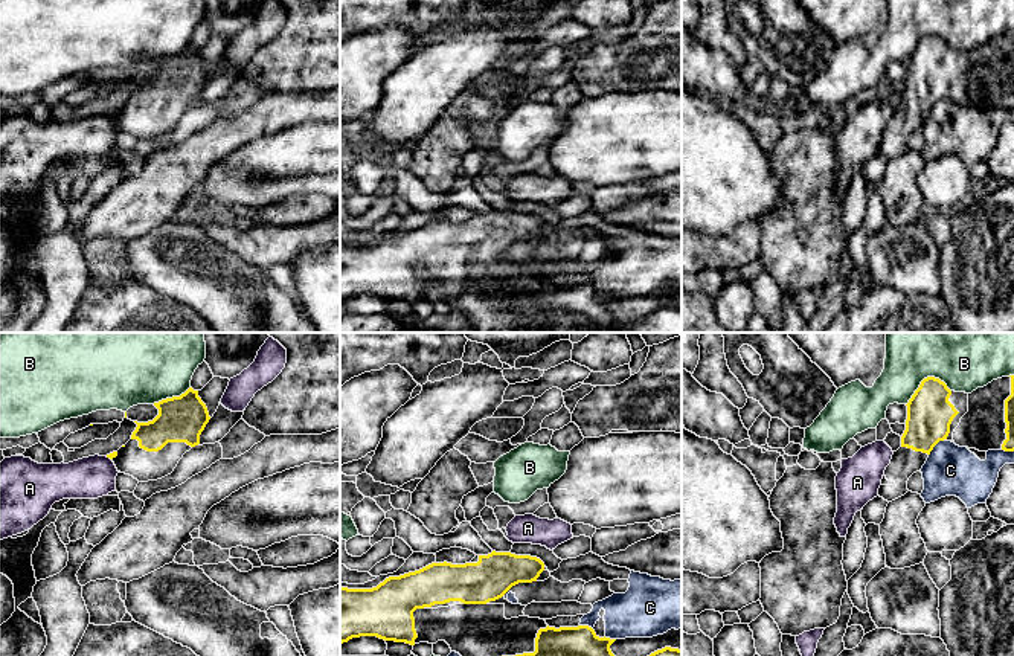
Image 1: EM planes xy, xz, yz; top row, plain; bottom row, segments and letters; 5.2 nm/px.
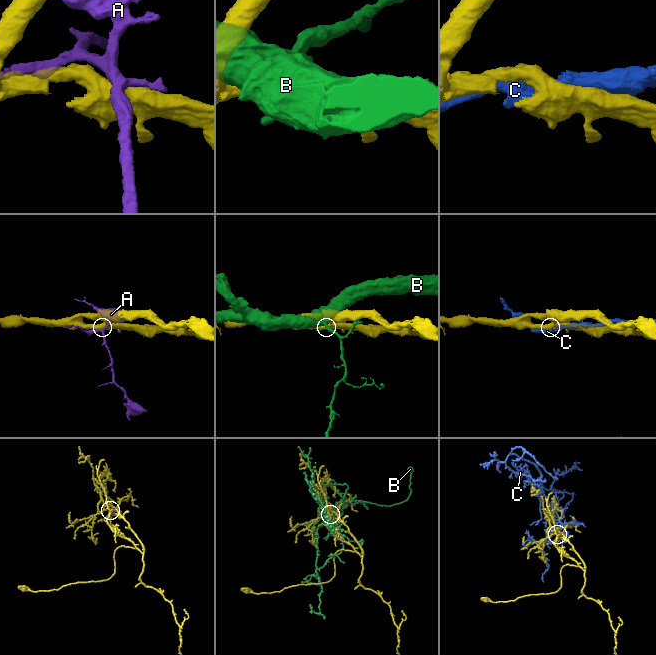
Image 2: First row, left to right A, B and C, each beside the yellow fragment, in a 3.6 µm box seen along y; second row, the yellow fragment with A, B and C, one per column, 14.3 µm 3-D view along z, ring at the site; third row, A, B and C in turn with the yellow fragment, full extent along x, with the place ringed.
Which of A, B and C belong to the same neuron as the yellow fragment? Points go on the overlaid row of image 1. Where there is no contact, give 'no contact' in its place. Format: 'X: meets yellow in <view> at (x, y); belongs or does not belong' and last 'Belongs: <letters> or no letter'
A: meets yellow in xy at (109, 456); does not belong
B: meets yellow in yz at (924, 379); does not belong
C: meets yellow in yz at (933, 446); does not belong
Belongs: no letter

